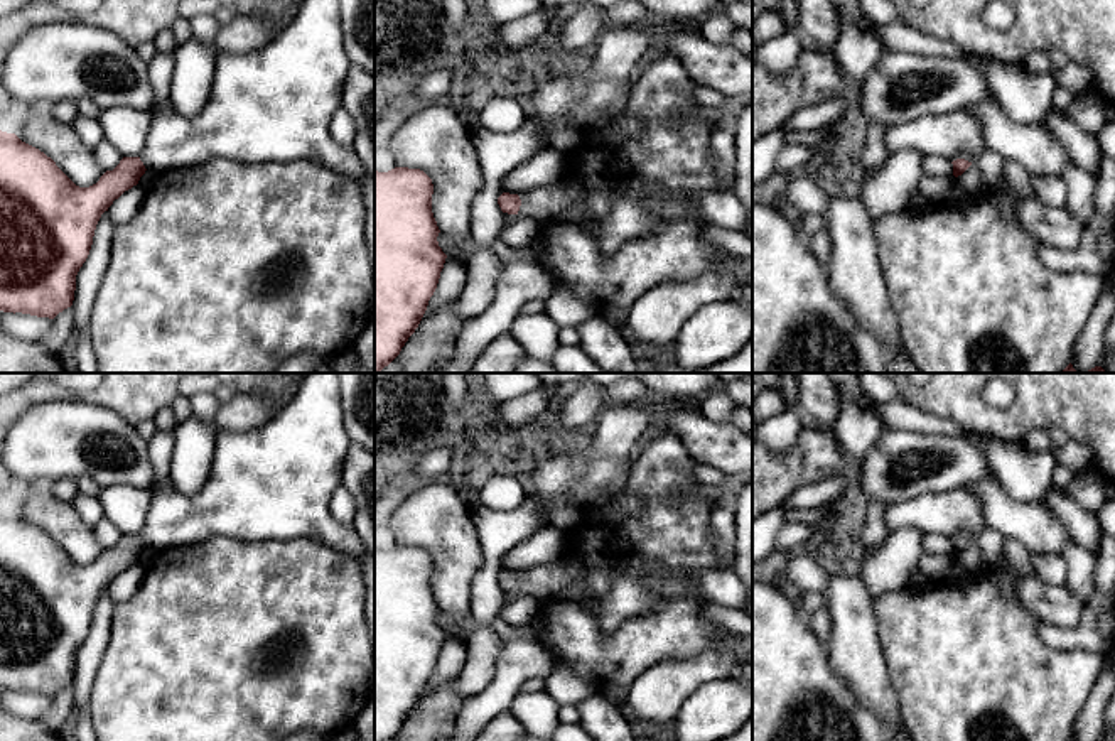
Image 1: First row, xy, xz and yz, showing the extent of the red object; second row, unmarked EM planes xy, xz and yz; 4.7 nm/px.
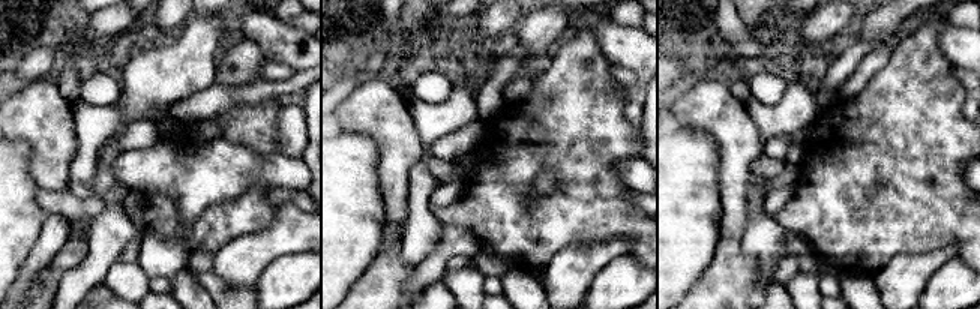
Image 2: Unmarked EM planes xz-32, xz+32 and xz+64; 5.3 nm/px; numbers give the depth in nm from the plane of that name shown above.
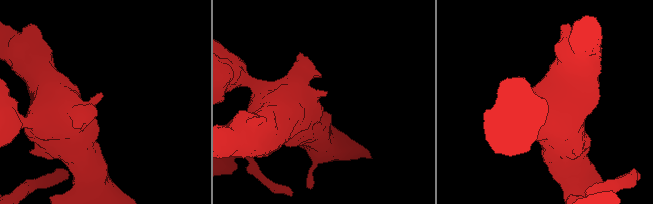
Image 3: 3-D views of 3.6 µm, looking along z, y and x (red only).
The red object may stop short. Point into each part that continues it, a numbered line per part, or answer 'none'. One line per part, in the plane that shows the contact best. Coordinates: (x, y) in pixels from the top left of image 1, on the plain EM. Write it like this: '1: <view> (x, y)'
1: xz (630, 594)

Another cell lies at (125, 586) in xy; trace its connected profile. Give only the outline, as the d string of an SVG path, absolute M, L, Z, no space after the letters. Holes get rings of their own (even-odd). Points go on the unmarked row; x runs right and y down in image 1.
M137 562L125 569L113 582L108 586L111 601L116 604L133 598L145 577L147 565Z

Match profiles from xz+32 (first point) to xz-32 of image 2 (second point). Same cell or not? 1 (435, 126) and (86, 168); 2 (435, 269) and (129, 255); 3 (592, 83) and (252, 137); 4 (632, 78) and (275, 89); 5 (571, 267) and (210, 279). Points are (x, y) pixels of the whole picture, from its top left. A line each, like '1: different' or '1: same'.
1: same
2: different
3: same
4: different
5: different

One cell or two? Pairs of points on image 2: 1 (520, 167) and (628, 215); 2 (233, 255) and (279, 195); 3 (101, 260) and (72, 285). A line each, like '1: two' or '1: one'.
1: one
2: two
3: one

